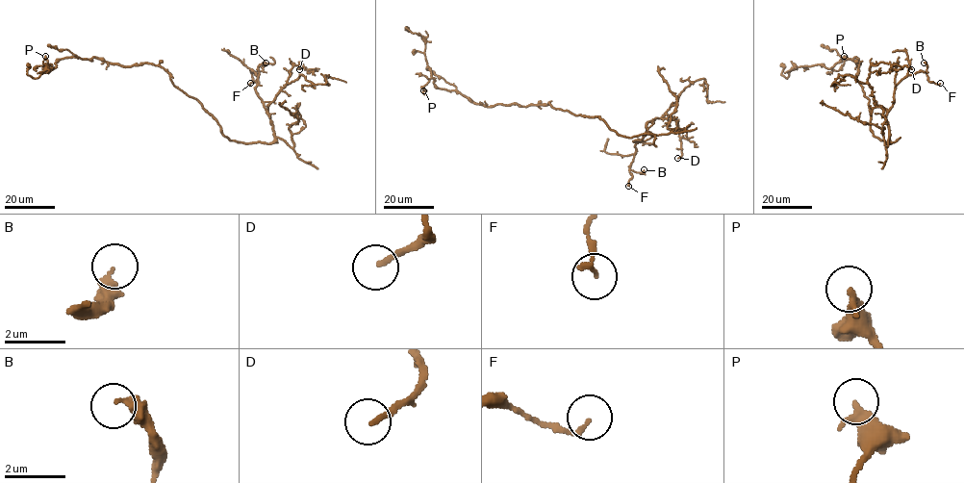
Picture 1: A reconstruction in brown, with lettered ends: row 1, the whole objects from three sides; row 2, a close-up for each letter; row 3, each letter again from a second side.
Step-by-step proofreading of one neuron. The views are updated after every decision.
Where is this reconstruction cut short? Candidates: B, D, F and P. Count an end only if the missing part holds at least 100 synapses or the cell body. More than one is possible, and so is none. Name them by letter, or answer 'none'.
none

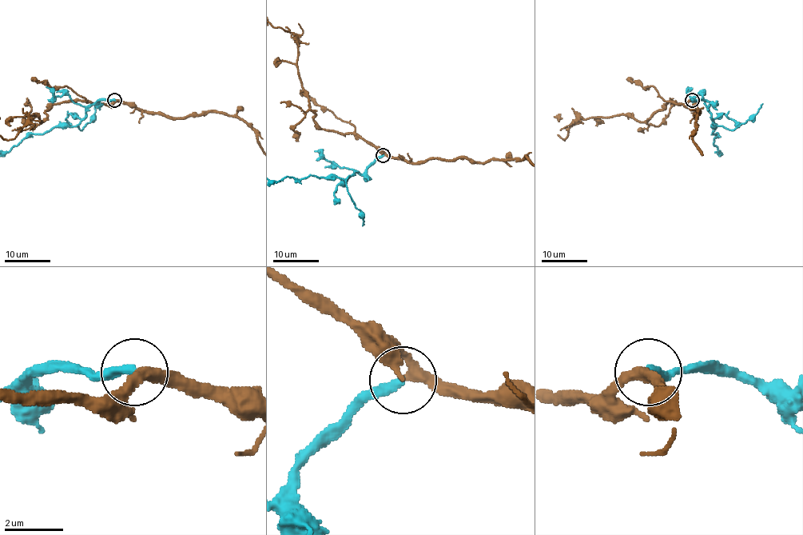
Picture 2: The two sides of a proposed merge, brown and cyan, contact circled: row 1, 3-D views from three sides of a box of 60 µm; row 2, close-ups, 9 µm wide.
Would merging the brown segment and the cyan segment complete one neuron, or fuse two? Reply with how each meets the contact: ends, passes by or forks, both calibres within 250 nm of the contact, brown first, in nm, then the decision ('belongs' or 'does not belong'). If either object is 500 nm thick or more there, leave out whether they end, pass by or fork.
brown passes by | cyan ends | 300/320 nm | belongs

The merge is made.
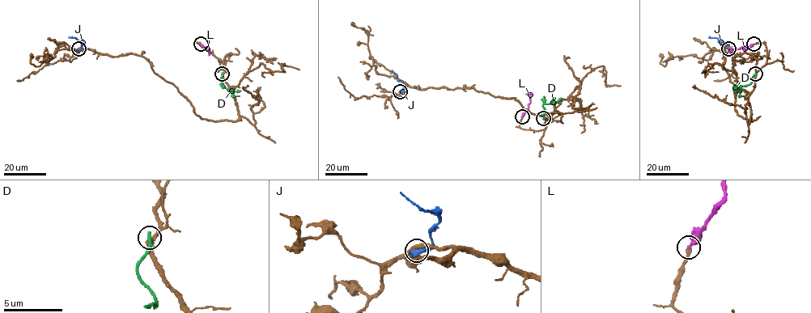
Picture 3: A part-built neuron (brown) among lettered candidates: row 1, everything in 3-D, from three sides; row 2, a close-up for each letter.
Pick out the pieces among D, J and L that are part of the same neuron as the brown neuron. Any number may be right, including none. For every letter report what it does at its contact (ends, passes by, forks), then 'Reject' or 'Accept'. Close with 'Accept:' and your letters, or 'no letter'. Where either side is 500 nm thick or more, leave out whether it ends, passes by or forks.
D: It ends there. Reject
J: Reject
L: It ends there. Accept
Accept: L

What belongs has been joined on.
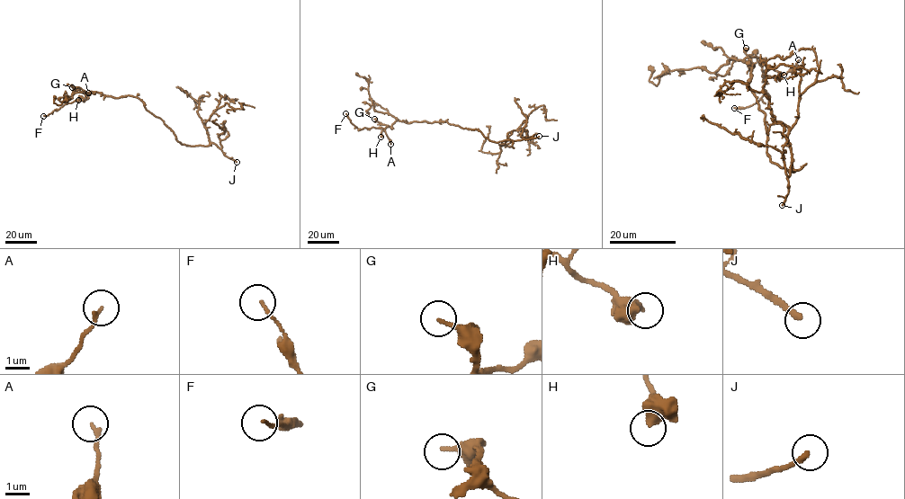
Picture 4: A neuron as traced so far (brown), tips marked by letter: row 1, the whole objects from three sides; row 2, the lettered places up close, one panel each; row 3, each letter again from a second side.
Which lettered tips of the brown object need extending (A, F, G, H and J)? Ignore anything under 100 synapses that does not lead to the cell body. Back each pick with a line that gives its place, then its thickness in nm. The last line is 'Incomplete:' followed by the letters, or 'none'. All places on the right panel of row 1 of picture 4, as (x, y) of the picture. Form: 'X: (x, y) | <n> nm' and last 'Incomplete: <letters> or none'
J: (782, 205) | 240 nm
Incomplete: J

